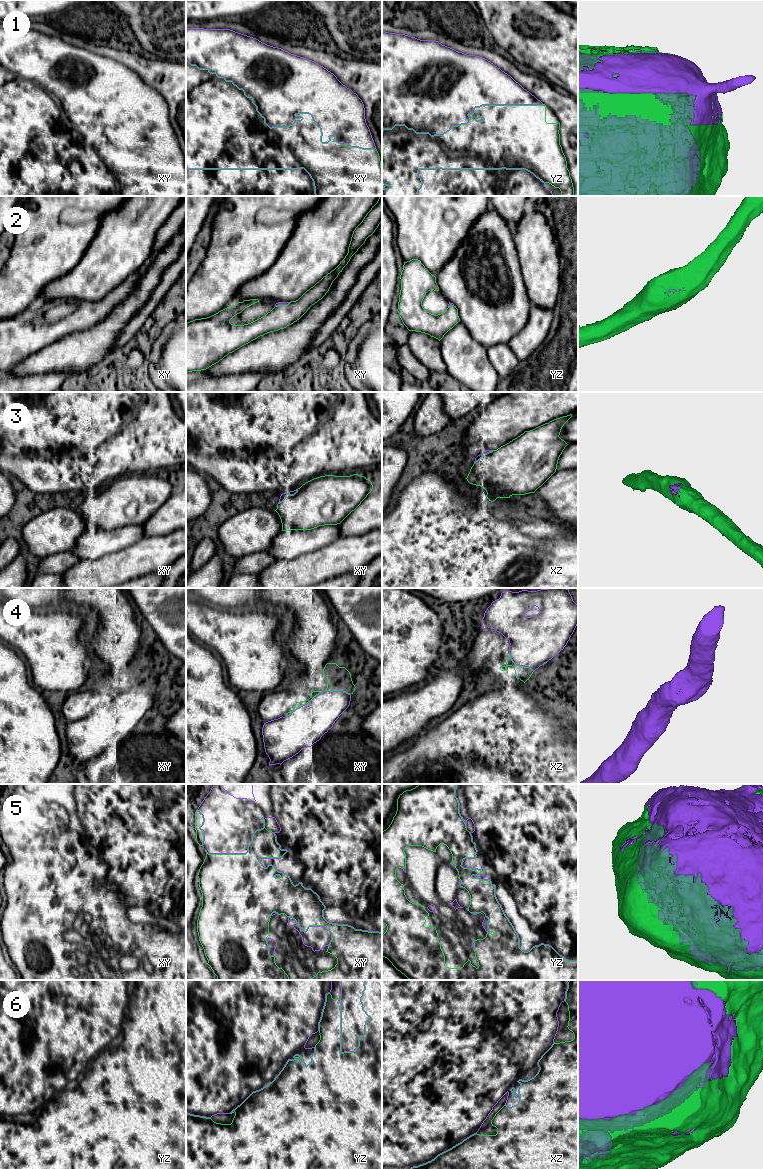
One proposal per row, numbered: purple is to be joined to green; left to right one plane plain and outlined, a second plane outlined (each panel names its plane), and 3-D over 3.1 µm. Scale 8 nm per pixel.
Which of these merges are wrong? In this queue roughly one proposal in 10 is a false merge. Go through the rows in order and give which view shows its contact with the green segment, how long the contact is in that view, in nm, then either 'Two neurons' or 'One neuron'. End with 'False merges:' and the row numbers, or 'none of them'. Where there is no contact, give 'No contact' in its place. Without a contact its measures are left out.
1: Touches green in xy. Shared border 1700 nm. One neuron
2: Touches green in xy. Shared border 120 nm. One neuron
3: Touches green in xy. Shared border 200 nm. One neuron
4: Touches green in xy. Shared border 550 nm. One neuron
5: Touches green in yz. Shared border 1350 nm. One neuron
6: Touches green in yz. Shared border 600 nm. One neuron
False merges: none of them

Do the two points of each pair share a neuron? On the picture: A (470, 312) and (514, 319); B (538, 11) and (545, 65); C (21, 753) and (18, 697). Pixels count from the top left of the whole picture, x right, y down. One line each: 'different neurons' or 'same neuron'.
A: same neuron
B: same neuron
C: same neuron

